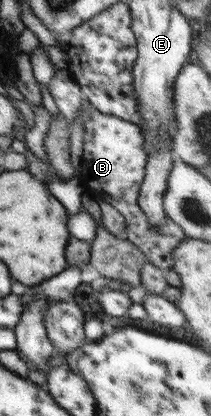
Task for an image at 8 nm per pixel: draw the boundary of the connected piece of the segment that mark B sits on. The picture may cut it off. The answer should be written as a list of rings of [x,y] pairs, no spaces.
[[[82,104],[75,123],[84,124],[80,182],[99,191],[97,199],[111,204],[122,214],[126,224],[125,237],[146,255],[148,263],[165,271],[170,270],[173,267],[174,249],[187,236],[182,227],[168,215],[165,216],[162,226],[151,225],[149,218],[139,205],[139,190],[147,165],[147,152],[143,149],[141,129],[112,115],[104,115],[95,108],[89,112],[89,106]]]

